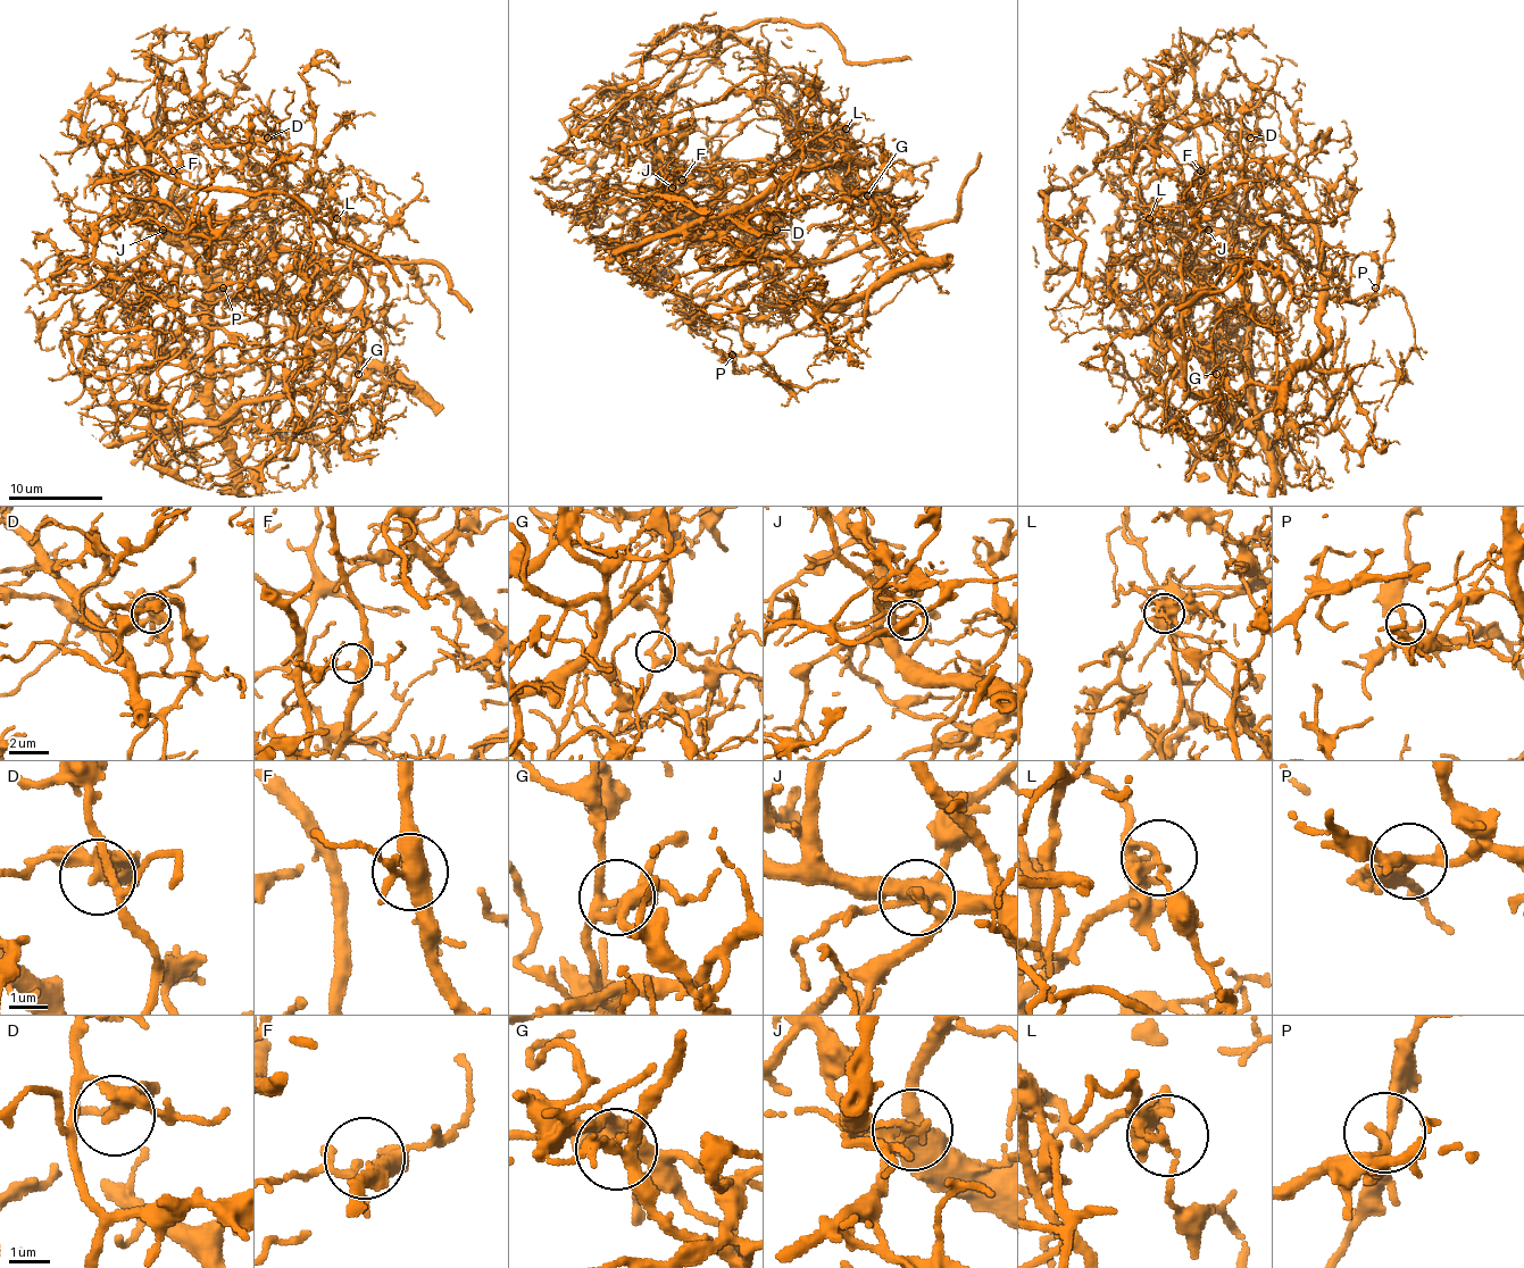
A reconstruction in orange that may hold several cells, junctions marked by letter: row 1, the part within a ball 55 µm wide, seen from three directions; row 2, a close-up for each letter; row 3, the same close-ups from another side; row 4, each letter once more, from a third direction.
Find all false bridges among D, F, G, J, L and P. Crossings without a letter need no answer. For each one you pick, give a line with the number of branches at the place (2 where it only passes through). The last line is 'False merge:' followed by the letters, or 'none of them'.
J: 3
L: 3
False merge: J, L

